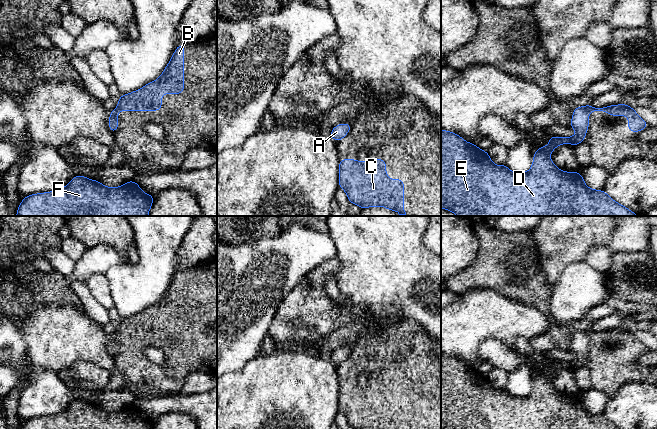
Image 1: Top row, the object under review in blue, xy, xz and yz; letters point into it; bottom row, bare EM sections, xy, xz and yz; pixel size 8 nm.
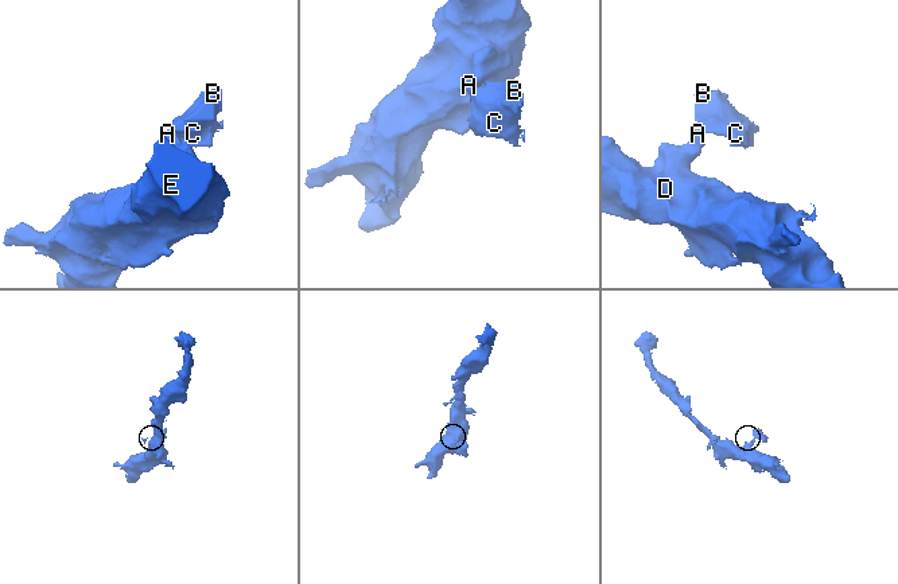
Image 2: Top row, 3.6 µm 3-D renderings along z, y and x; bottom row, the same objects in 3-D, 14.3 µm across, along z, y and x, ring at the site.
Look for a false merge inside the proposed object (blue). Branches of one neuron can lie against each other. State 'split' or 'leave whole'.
split

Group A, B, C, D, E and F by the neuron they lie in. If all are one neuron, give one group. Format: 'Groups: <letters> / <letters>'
Groups: A D E F / B C

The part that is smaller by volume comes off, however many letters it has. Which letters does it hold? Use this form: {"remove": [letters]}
{"remove": ["B", "C"]}

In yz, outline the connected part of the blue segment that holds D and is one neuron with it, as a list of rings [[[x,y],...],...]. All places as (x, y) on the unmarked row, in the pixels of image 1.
[[[578,330],[573,334],[569,351],[576,355],[576,359],[550,361],[547,370],[541,370],[534,376],[531,392],[523,397],[513,396],[505,388],[495,389],[488,375],[465,365],[454,356],[441,353],[441,429],[622,429],[612,423],[603,413],[589,412],[581,397],[562,395],[553,387],[550,378],[557,370],[563,368],[576,370],[585,365],[589,353],[589,337],[584,330]]]

